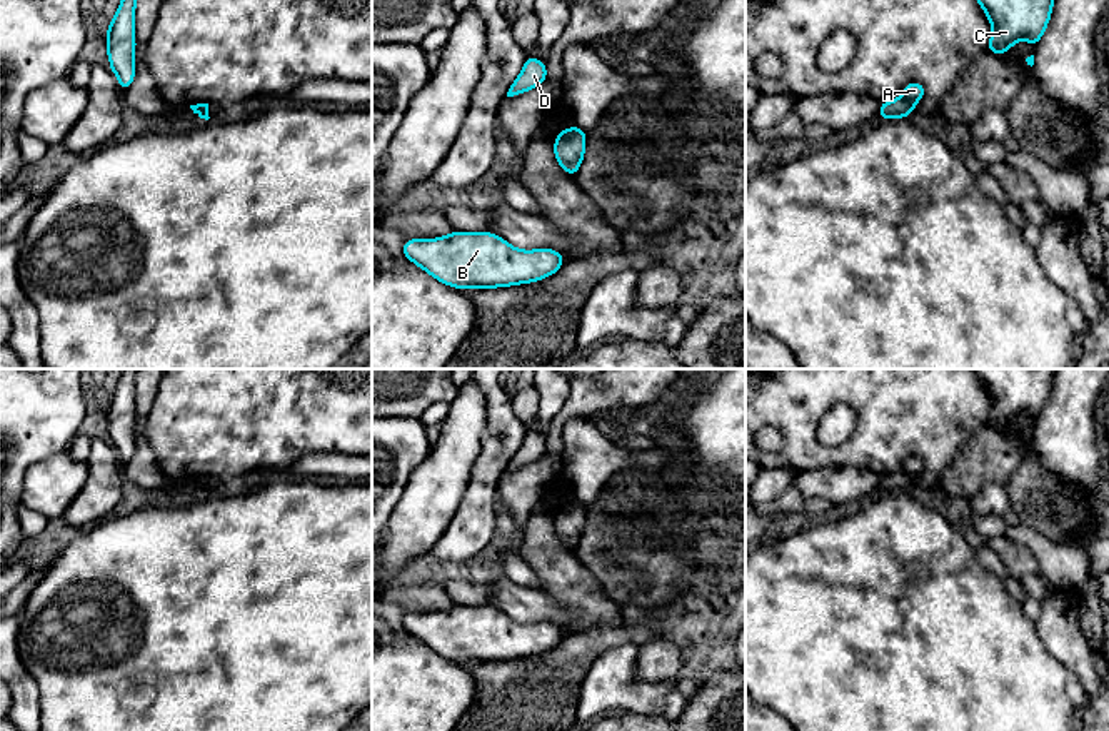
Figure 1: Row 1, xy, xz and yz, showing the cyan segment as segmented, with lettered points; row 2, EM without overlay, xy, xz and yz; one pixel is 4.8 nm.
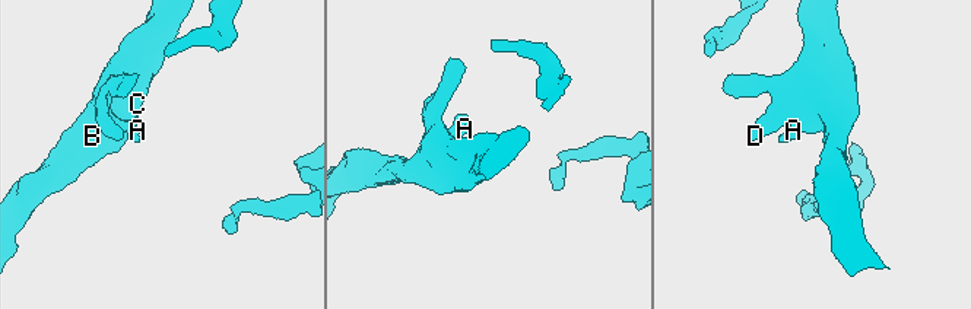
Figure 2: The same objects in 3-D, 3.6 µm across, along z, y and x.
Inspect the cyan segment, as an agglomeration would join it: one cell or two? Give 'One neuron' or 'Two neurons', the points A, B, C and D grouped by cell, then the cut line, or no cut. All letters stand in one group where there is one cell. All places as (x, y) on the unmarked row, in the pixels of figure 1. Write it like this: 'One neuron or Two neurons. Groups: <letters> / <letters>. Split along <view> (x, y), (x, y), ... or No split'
One neuron. Groups: A B C D. No split

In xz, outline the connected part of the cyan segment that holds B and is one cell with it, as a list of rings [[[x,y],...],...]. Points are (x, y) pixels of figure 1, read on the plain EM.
[[[450,606],[439,613],[404,614],[402,628],[430,648],[439,656],[464,663],[494,663],[517,658],[530,658],[554,649],[564,638],[565,629],[554,623],[520,624],[502,611],[490,606]]]

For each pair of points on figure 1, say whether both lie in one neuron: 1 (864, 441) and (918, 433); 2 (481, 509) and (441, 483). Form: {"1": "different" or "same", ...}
{"1": "same", "2": "different"}

